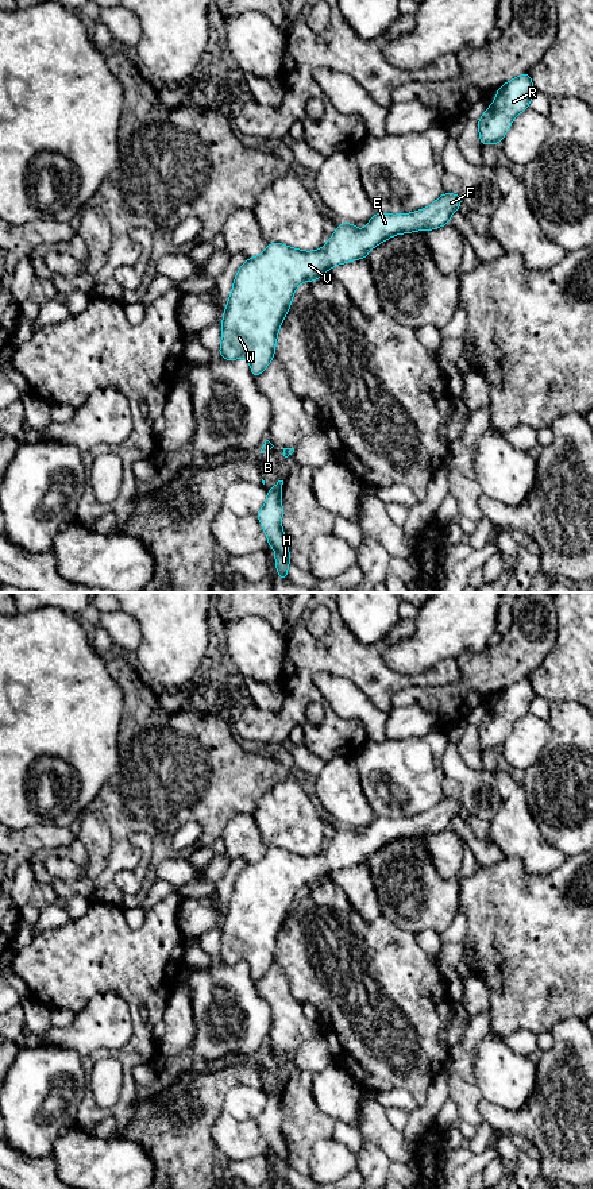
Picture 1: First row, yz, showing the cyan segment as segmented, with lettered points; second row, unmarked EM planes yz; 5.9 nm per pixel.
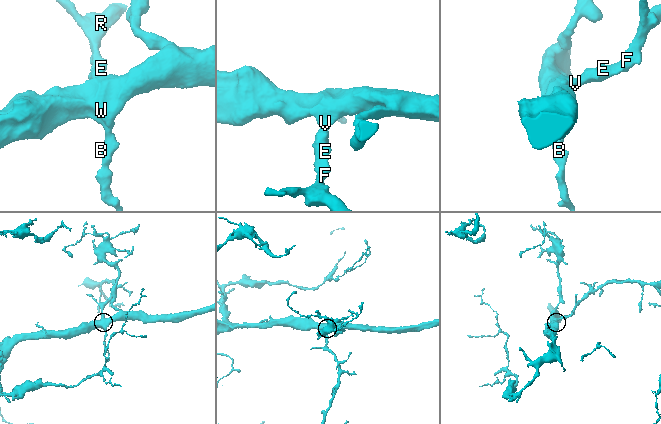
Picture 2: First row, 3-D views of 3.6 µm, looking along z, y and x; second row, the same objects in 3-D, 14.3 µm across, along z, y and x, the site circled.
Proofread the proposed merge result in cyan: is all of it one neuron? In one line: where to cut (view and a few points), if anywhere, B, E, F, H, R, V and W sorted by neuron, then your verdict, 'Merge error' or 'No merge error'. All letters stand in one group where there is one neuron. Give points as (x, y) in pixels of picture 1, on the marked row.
No split. Groups: B E F H R V W. No merge error

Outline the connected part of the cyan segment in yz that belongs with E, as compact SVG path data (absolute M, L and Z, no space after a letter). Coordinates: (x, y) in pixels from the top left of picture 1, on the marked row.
M443 193L429 206L412 213L375 212L364 229L358 229L355 224L342 223L324 247L315 251L302 251L282 243L269 243L261 255L247 258L235 275L220 324L221 343L217 355L225 360L246 358L254 378L258 378L275 355L277 336L298 285L317 281L323 273L328 273L331 267L338 265L366 259L370 250L392 236L444 227L450 223L451 215L460 209L460 204L460 194Z

